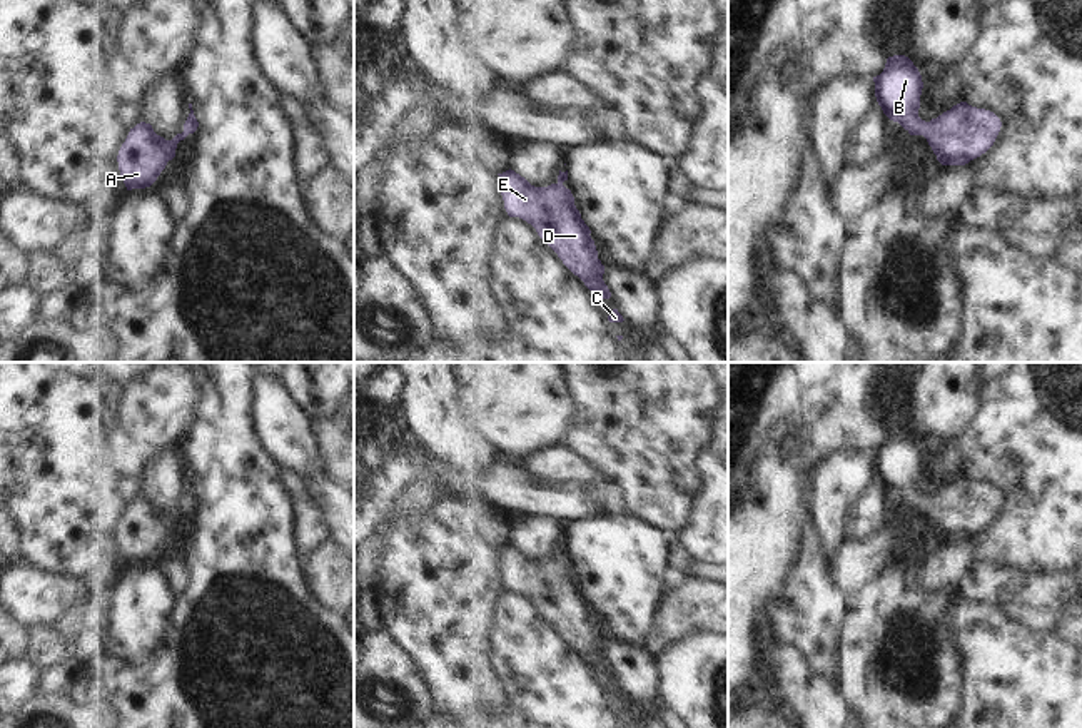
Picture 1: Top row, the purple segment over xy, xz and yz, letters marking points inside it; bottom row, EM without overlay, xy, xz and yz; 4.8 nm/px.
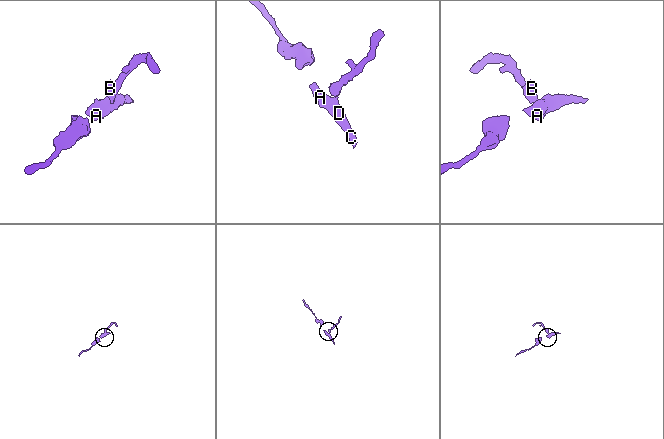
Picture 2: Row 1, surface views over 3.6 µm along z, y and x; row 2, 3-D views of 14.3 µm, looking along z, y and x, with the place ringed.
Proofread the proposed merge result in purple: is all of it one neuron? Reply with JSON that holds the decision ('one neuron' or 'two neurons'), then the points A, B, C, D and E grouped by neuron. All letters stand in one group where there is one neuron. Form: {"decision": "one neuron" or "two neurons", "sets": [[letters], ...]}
{"decision": "one neuron", "sets": [["A", "B", "C", "D", "E"]]}

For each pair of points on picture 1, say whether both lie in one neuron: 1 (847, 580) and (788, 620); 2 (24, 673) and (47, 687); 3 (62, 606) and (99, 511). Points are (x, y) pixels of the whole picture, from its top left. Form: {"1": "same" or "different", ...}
{"1": "different", "2": "different", "3": "different"}

